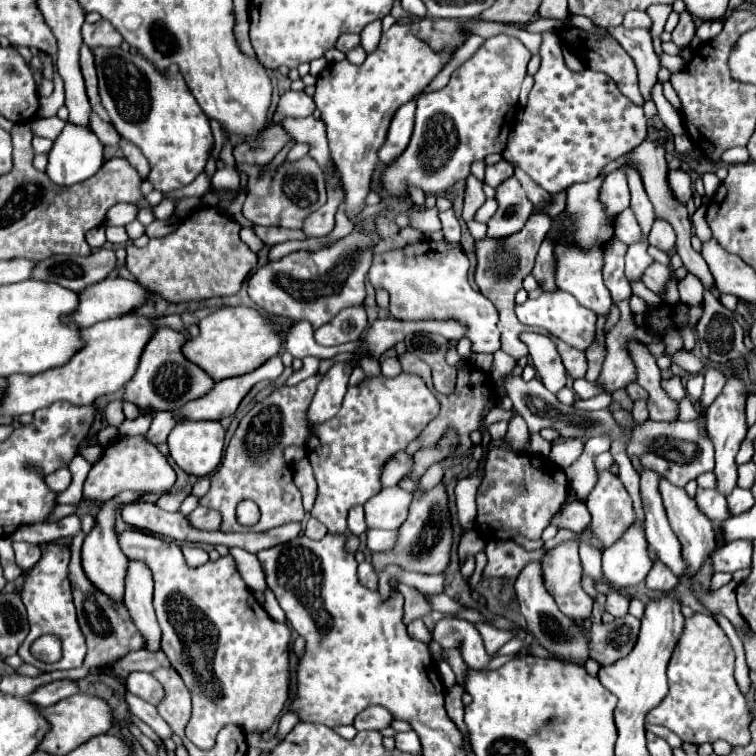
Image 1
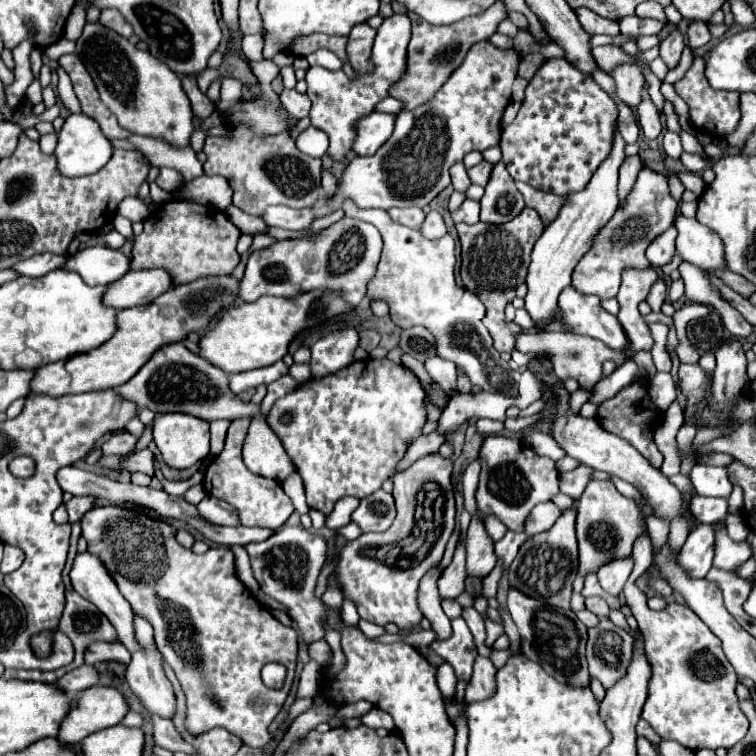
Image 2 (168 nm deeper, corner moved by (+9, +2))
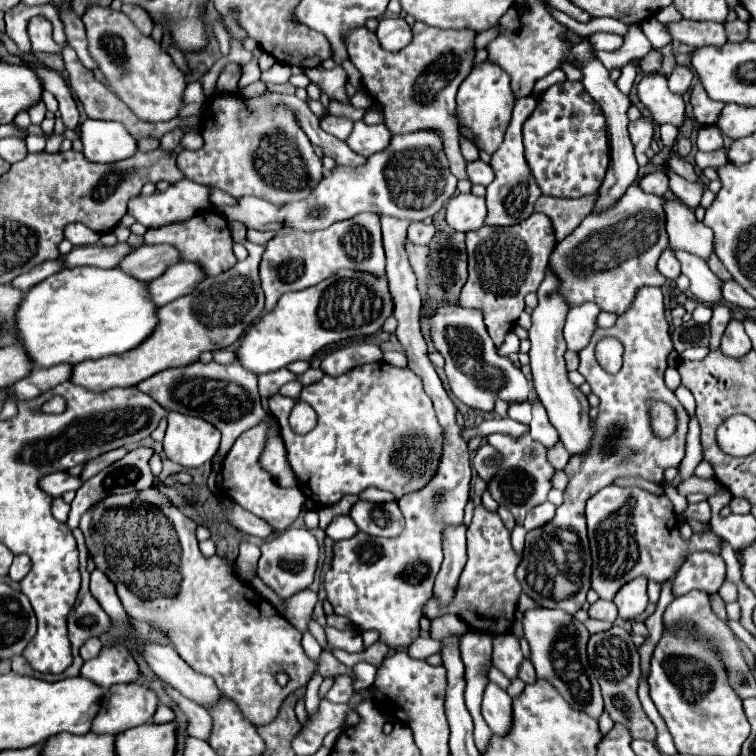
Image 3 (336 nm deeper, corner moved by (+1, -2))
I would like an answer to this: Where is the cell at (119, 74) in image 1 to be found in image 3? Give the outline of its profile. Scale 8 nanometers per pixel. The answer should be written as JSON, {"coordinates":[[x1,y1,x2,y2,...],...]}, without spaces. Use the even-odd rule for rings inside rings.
{"coordinates":[[99,6,89,8,83,16,83,22,85,22,85,30,87,30,91,58,97,62,99,70,103,72,107,86,127,104,127,108,139,120,145,120,145,122,169,122,169,120,177,118,179,110,185,106,183,92,185,92,187,82,185,82,183,72,175,66,173,58,167,52,163,52,155,40,143,36,123,12,115,12,111,8,99,8]]}

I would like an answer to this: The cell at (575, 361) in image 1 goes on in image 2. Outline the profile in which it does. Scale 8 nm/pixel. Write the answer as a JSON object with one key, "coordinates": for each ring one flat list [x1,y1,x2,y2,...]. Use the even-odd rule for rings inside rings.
{"coordinates":[[523,208,519,216,515,216,511,222,505,224,485,224,477,222,473,226,469,224,457,224,459,240,461,240,461,280,463,288,469,292,475,292,479,300,485,304,487,314,483,318,483,324,487,326,497,352,511,352,515,350,515,334,521,334,521,328,517,324,505,322,505,306,515,298,515,288,525,282,527,268,531,262,531,250,537,238,543,232,543,222,539,214,531,208]]}

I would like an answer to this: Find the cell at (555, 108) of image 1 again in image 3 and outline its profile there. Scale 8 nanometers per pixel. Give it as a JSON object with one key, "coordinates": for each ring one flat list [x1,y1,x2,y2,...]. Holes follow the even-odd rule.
{"coordinates":[[561,82,547,88,535,112,523,124,525,160,539,188,547,196,581,198,595,194,609,164,609,140,605,116,599,104,587,96,581,82]]}

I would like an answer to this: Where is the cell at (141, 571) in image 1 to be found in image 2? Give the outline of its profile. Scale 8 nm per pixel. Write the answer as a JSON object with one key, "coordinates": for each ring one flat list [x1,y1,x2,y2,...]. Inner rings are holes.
{"coordinates":[[135,616,135,634,137,634,137,640,139,640,143,650,135,652,133,658,131,658,131,662,127,666,127,682,129,682,131,690,137,694,137,698,143,702,143,706,151,714,157,714,157,716,163,716,163,718,171,718,171,716,175,716,175,692,173,692,173,686,167,680,165,672,163,672,163,658,155,650,153,628,141,616]]}

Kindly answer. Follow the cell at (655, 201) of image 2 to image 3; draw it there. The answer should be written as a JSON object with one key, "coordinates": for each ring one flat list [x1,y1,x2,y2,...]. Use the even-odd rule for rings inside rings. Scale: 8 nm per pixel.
{"coordinates":[[633,184,615,208,601,216,589,214,571,236,555,246,549,266,561,278,561,290,571,306,595,302,605,312,623,314,637,288,665,284,665,276,657,270,657,260,669,244,663,204,663,196,647,194]]}

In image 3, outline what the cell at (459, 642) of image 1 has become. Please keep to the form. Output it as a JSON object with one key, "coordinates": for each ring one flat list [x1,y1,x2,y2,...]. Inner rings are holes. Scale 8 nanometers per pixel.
{"coordinates":[[489,682,483,692,481,714,493,734,503,736,511,726,511,696,495,682]]}

